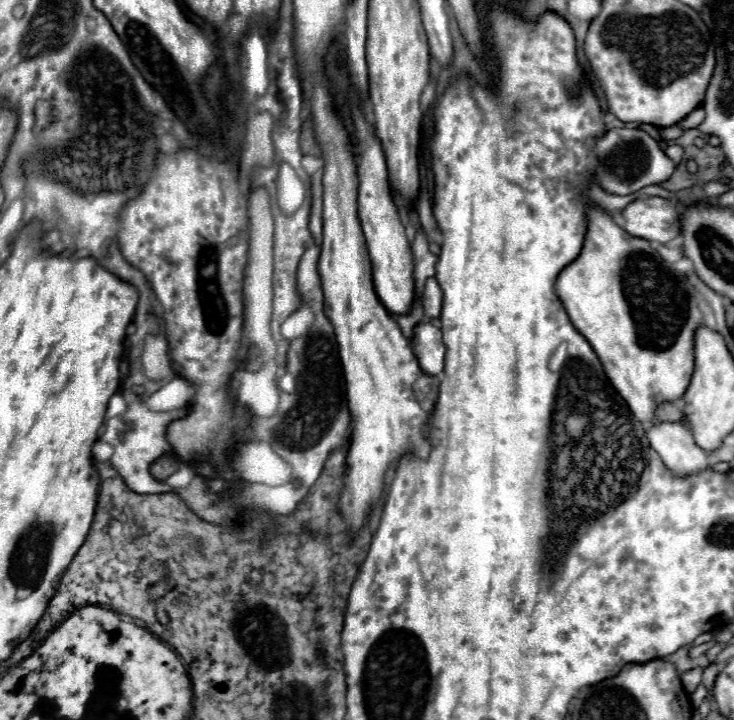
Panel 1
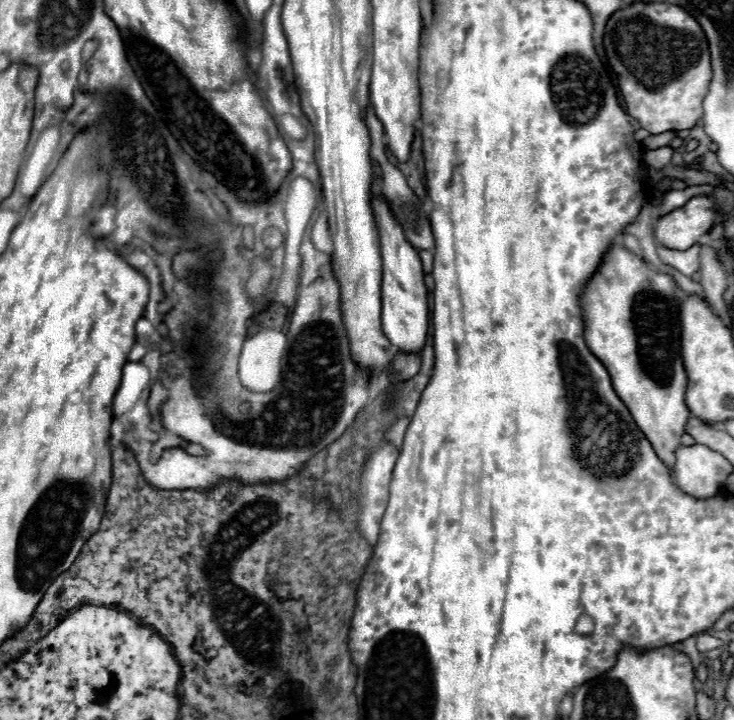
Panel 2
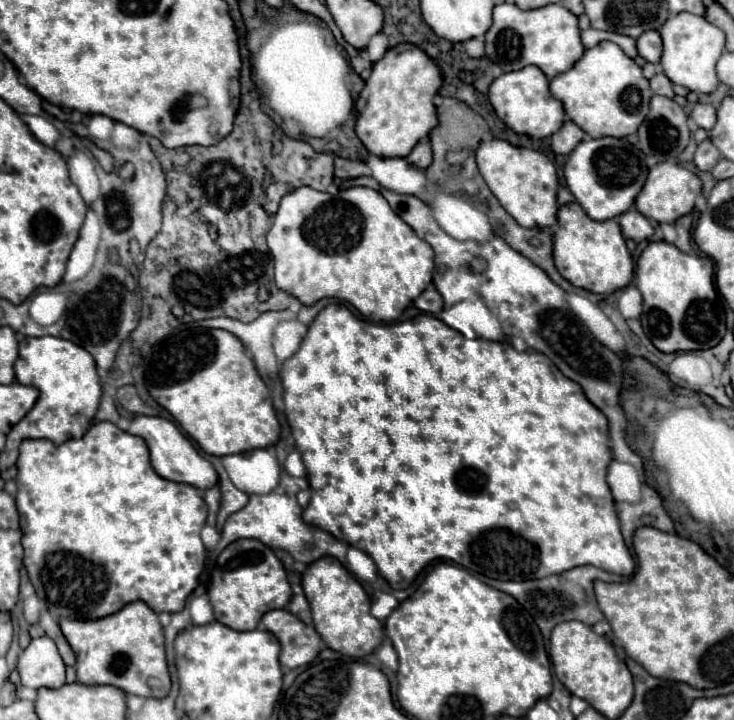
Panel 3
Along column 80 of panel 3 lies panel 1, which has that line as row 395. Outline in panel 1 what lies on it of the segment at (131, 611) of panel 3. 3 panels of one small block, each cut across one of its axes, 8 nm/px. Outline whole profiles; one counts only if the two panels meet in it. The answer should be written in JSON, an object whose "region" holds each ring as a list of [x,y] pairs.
{"region":[[[598,208],[590,210],[584,248],[580,256],[558,274],[556,294],[574,328],[594,348],[610,384],[640,422],[654,424],[654,412],[662,402],[672,404],[684,396],[694,372],[694,332],[702,324],[702,314],[688,280],[664,266],[648,240],[630,236],[616,226],[606,212]]]}

